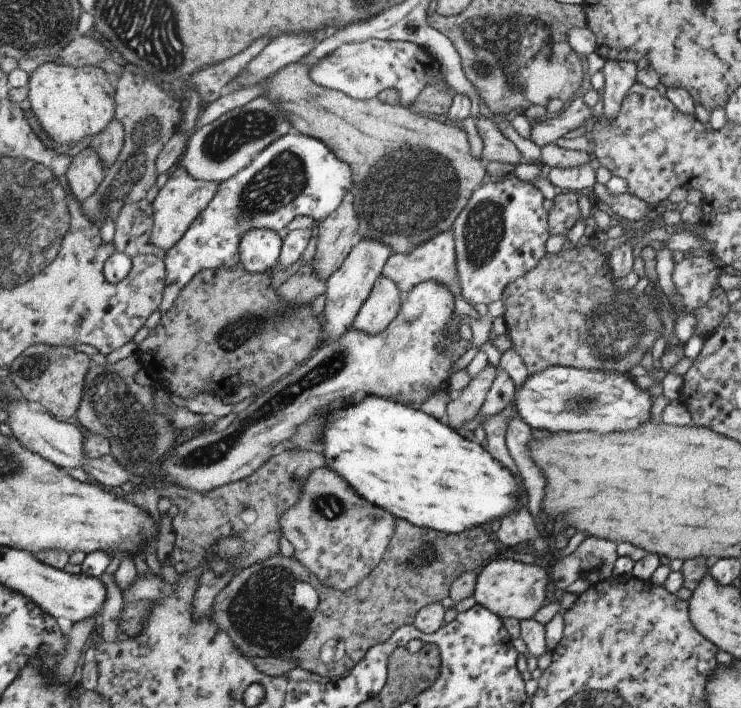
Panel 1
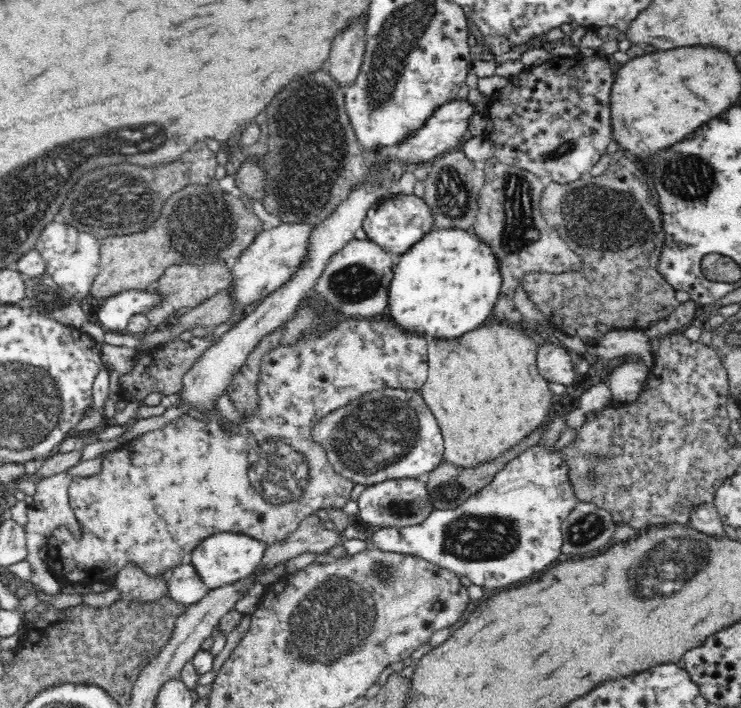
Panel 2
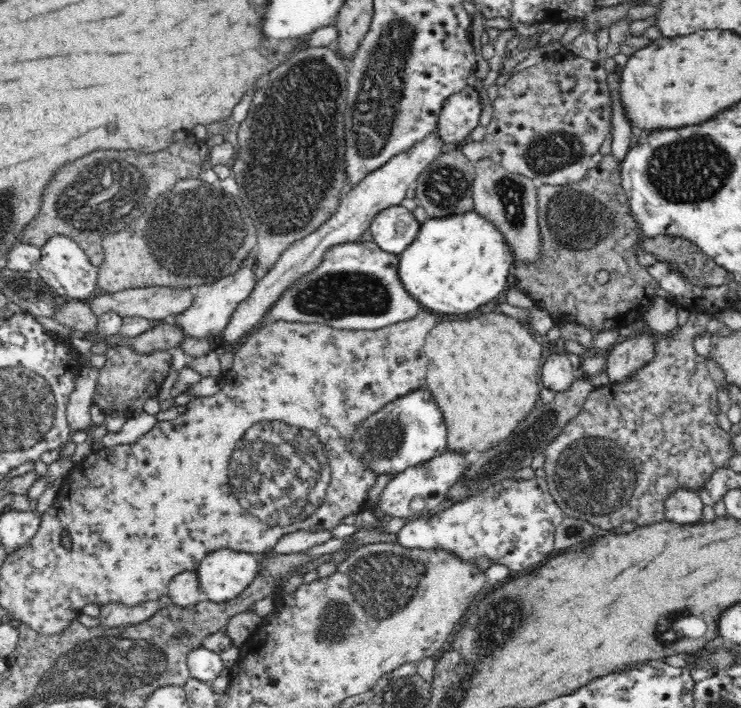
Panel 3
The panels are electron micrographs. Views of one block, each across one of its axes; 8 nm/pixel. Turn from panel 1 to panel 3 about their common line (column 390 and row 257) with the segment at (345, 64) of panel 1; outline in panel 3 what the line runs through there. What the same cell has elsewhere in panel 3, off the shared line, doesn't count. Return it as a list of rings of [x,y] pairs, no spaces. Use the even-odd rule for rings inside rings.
[[[52,234],[44,246],[42,246],[42,258],[40,264],[36,268],[42,278],[54,286],[54,290],[58,292],[58,296],[66,296],[68,300],[74,302],[90,302],[92,298],[96,298],[98,294],[98,266],[92,266],[84,248],[80,246],[80,242],[76,242],[74,238],[66,236],[66,234]]]

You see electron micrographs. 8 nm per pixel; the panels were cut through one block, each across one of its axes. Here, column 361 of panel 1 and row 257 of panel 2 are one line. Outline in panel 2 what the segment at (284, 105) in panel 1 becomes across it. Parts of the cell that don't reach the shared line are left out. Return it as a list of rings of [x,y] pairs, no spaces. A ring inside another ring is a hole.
[[[216,184],[182,188],[166,200],[162,216],[146,232],[100,240],[100,266],[90,296],[106,300],[126,290],[146,290],[158,282],[172,264],[206,264],[220,258],[238,260],[262,232],[260,218],[248,212],[240,198],[228,196],[216,188]]]

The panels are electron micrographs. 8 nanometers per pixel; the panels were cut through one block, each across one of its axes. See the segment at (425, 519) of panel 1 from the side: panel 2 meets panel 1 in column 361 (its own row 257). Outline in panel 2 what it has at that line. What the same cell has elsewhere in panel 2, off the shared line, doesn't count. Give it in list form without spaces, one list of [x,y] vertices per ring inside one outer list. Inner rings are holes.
[[[434,228],[396,260],[384,320],[402,334],[442,342],[454,340],[490,322],[500,290],[502,276],[498,260],[472,230]]]

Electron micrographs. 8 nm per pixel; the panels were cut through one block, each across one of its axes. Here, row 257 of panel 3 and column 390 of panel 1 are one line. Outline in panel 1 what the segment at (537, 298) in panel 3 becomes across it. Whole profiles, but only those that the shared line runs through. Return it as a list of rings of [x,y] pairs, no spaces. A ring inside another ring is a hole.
[[[397,518],[391,548],[387,548],[383,562],[359,586],[347,592],[329,588],[327,598],[327,586],[301,564],[299,558],[277,554],[271,560],[237,572],[217,594],[211,620],[219,630],[231,636],[245,656],[297,660],[301,670],[317,674],[323,680],[341,680],[351,674],[373,648],[387,644],[403,626],[413,626],[421,608],[439,604],[447,598],[451,584],[461,574],[477,572],[485,566],[495,554],[495,544],[491,540],[493,538],[481,528],[445,534]],[[367,594],[371,596],[369,600],[365,598]],[[361,598],[365,598],[365,602],[361,602]],[[335,640],[339,648],[345,646],[345,650],[341,648],[343,656],[335,662],[333,656],[327,656],[327,660],[319,656],[321,646],[329,646]]]

